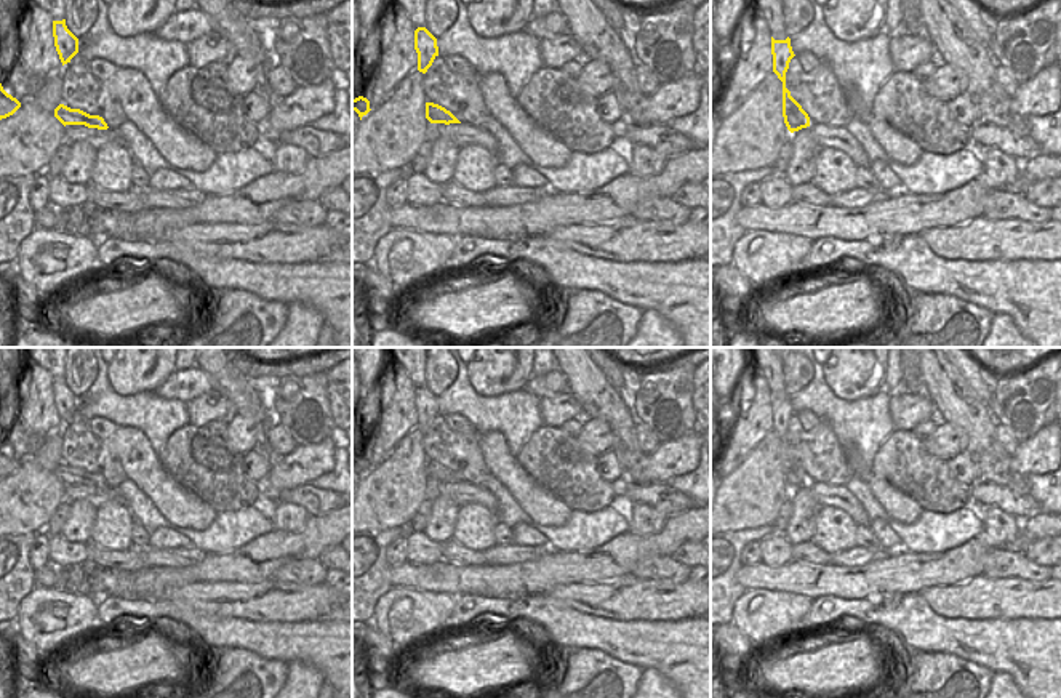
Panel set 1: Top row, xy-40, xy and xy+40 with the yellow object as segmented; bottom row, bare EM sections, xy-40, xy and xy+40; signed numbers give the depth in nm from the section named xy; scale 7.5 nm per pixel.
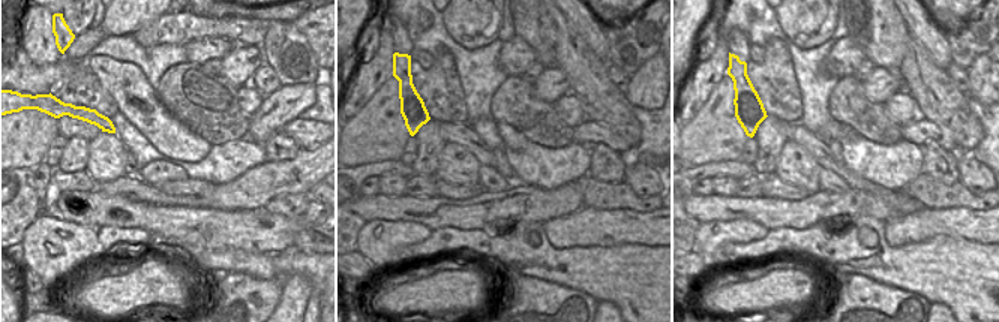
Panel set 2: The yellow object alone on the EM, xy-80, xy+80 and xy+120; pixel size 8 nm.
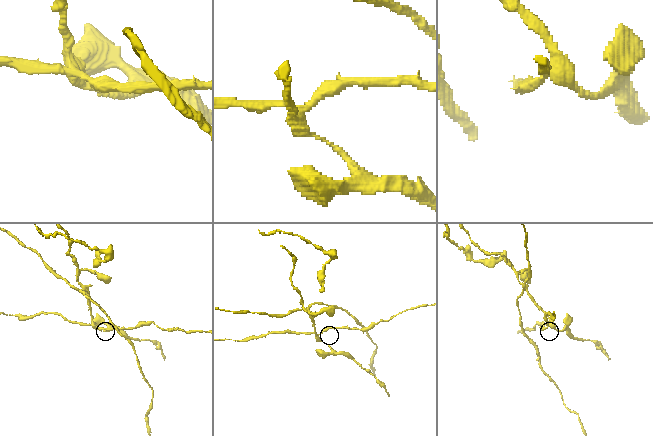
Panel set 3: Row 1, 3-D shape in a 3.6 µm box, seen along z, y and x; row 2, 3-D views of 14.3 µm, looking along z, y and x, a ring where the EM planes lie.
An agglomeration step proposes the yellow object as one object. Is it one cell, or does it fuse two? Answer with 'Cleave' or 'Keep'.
Cleave.

